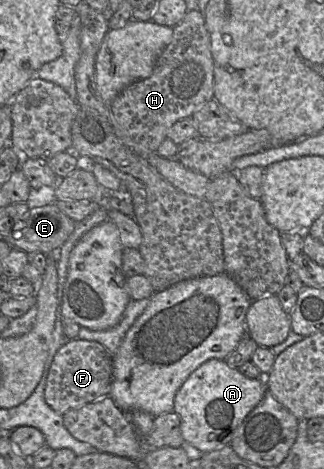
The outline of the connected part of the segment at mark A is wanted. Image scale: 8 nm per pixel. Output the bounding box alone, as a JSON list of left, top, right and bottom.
[173,358,267,453]

